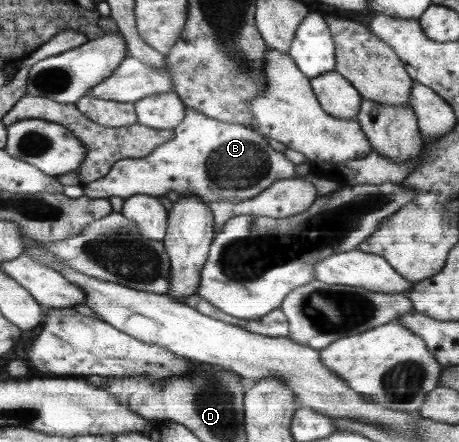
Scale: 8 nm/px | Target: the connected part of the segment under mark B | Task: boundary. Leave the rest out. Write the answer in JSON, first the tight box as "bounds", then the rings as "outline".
{"bounds":[83,108,340,204],"outline":[[[186,108],[186,119],[173,128],[174,138],[146,158],[127,158],[118,161],[100,181],[83,186],[84,196],[96,198],[121,197],[139,194],[166,195],[170,190],[181,196],[197,196],[210,204],[216,201],[238,203],[252,199],[271,187],[275,181],[291,177],[304,178],[317,187],[318,196],[338,192],[340,182],[318,173],[296,175],[296,164],[268,145],[266,138],[250,126],[217,121],[215,118]]]}

